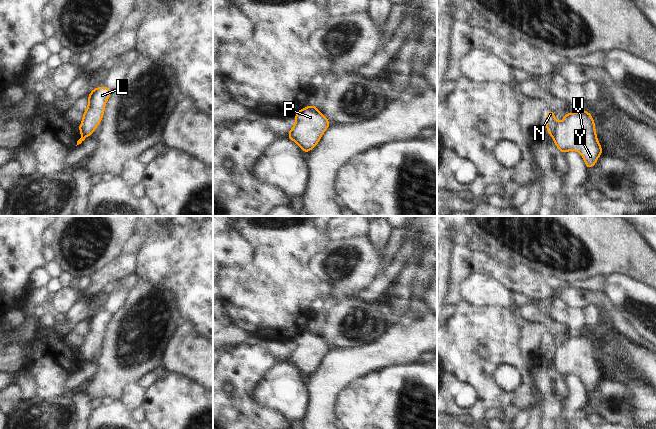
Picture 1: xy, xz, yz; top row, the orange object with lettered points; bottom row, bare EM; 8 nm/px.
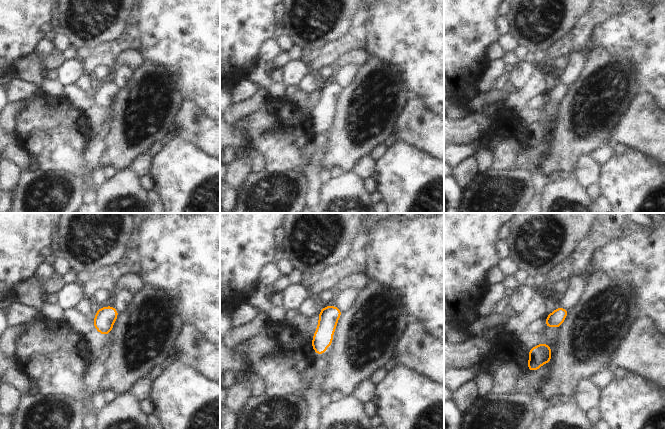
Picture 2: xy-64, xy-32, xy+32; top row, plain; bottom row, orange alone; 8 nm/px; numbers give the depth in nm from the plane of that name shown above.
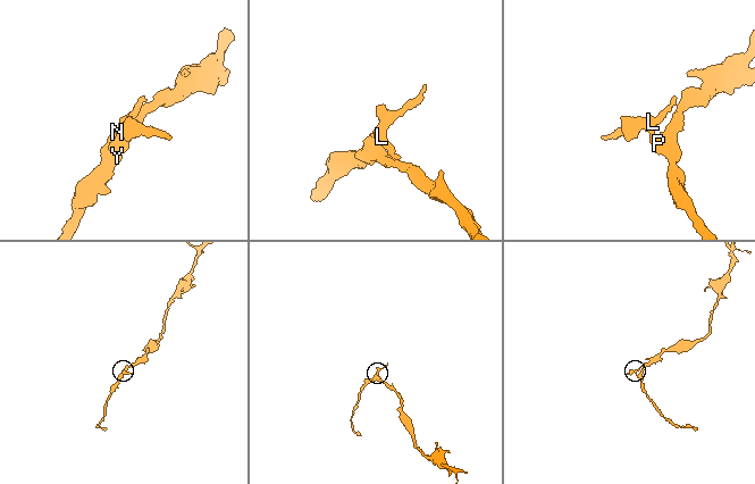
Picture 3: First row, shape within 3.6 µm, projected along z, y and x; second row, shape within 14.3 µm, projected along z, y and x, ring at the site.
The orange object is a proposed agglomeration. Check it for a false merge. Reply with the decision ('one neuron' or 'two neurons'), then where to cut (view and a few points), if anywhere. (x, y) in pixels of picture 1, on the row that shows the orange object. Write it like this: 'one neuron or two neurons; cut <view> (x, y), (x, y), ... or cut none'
two neurons; cut xy (79, 126), (84, 132), (92, 133)

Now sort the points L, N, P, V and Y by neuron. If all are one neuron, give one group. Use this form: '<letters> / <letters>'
L N / P V Y

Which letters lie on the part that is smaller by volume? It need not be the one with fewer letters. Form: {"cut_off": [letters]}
{"cut_off": ["L", "N"]}

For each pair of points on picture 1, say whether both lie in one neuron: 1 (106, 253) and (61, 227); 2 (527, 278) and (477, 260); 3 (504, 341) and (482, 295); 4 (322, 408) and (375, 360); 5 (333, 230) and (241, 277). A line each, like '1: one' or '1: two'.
1: one
2: one
3: two
4: one
5: two

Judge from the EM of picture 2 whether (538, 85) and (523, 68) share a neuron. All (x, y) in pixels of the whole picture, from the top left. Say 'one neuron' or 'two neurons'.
two neurons

